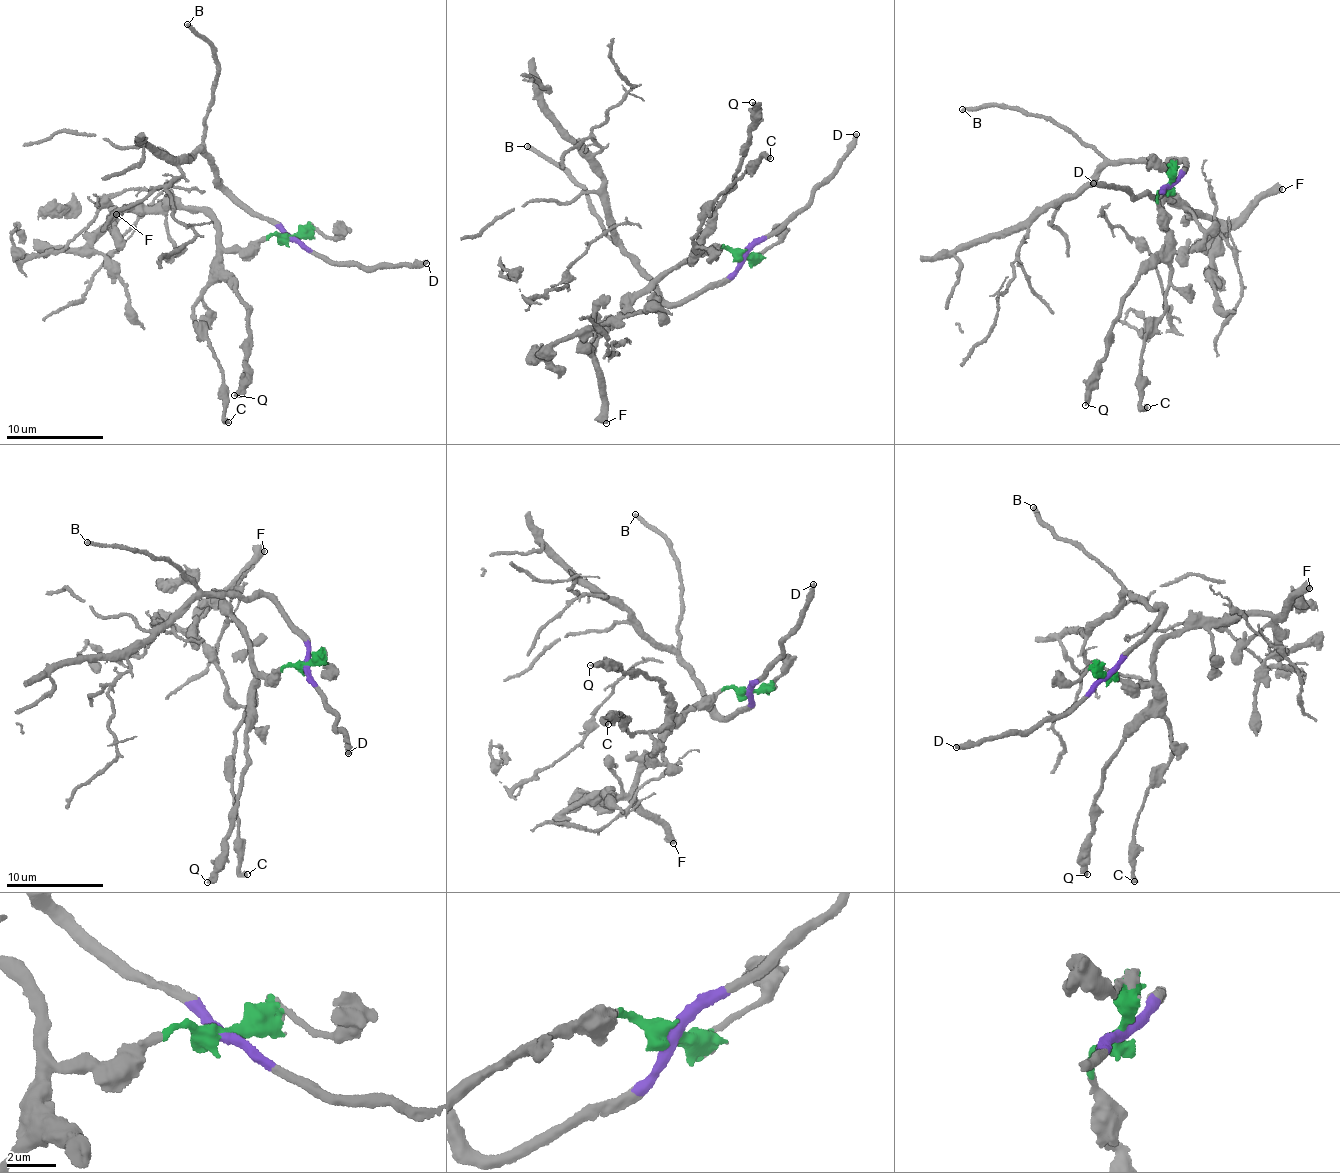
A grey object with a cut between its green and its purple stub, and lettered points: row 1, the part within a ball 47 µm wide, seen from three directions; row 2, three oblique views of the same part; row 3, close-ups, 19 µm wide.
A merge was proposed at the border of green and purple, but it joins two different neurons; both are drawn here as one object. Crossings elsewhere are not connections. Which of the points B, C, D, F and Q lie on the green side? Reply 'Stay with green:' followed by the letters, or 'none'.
Stay with green: C, F, Q

